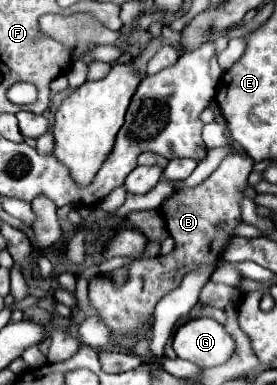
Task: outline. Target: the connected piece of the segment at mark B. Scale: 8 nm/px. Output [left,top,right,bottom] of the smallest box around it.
[88,150,254,338]

